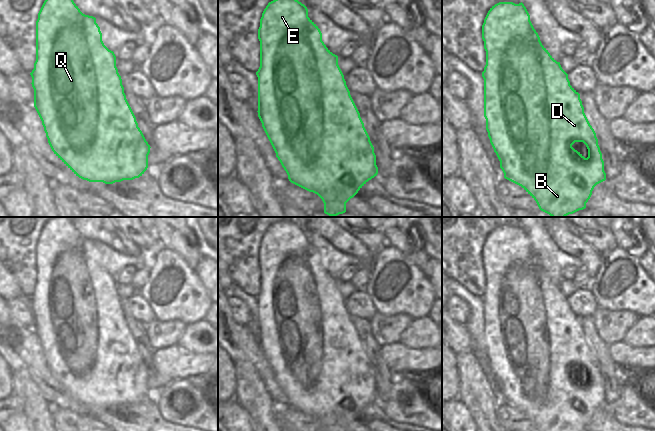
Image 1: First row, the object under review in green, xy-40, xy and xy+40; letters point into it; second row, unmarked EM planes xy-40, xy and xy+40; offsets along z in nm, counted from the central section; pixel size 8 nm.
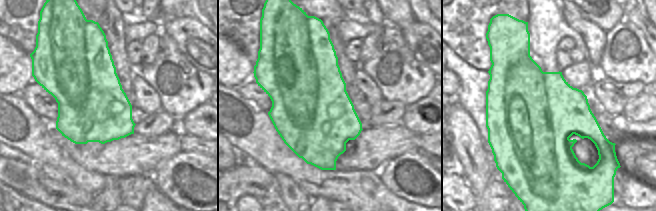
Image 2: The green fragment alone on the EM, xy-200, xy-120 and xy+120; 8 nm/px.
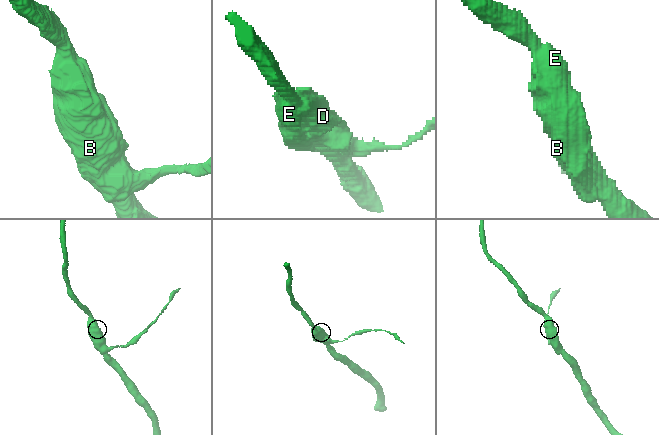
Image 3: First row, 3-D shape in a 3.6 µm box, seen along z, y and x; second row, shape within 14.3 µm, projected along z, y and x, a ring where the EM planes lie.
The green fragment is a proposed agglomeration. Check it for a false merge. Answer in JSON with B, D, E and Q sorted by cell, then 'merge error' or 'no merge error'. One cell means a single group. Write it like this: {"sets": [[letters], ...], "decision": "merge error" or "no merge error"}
{"sets": [["B", "D", "E"], ["Q"]], "decision": "merge error"}

